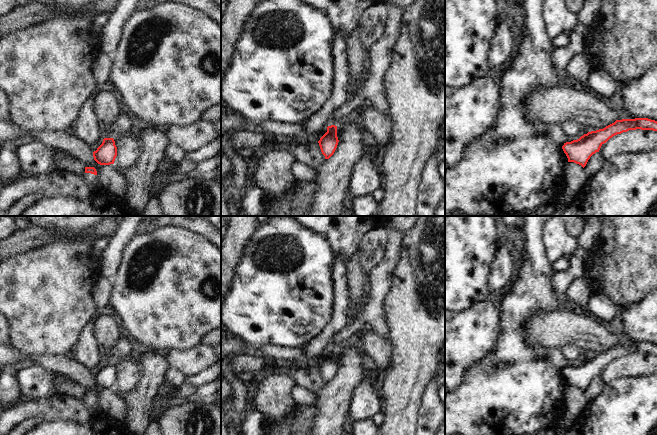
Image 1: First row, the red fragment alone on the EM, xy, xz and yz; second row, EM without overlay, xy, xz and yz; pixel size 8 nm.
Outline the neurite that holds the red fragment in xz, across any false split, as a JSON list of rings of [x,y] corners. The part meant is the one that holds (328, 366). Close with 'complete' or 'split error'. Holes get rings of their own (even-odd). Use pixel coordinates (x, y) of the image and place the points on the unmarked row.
[[[337,350],[327,351],[327,356],[318,365],[322,378],[325,383],[329,383],[335,376],[338,369]]] | complete

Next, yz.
[[[648,342],[616,344],[603,353],[588,356],[577,364],[564,367],[562,373],[568,386],[574,386],[584,392],[590,381],[599,376],[601,370],[610,362],[636,353],[657,355],[657,345]]] | complete

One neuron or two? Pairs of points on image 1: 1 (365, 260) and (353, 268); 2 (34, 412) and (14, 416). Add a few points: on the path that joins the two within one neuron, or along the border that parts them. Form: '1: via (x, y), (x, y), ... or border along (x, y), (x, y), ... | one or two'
1: border along (357, 251), (359, 269), (366, 280) | two
2: via (29, 412), (19, 412) | one

